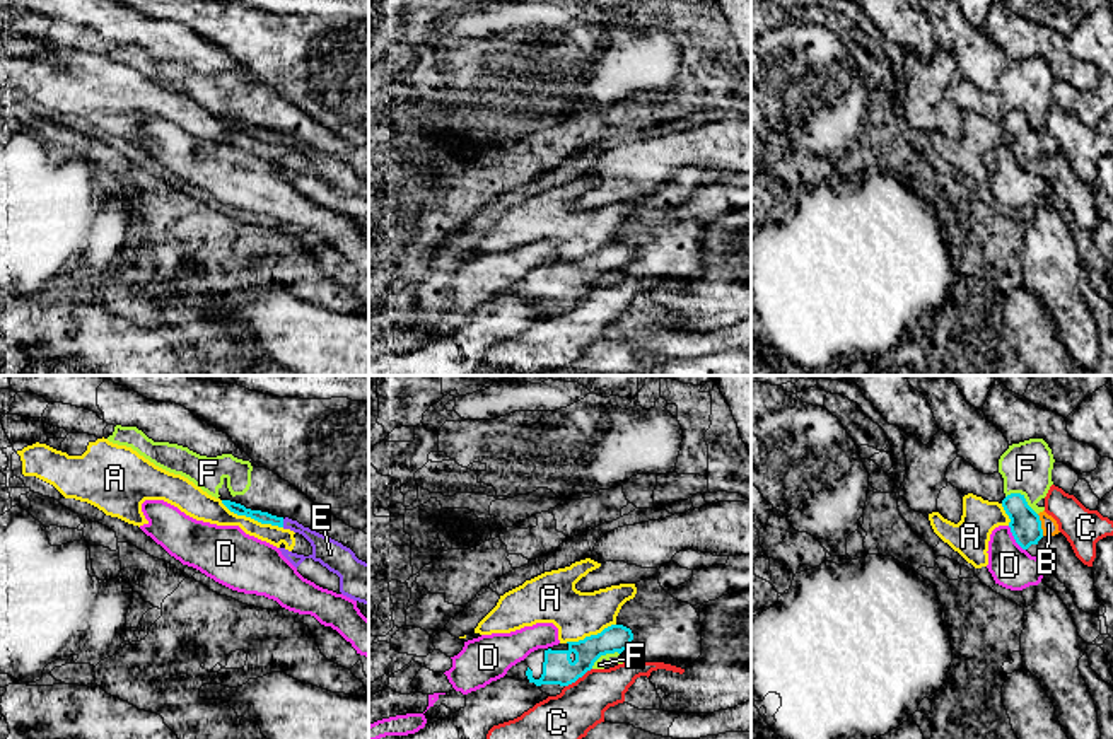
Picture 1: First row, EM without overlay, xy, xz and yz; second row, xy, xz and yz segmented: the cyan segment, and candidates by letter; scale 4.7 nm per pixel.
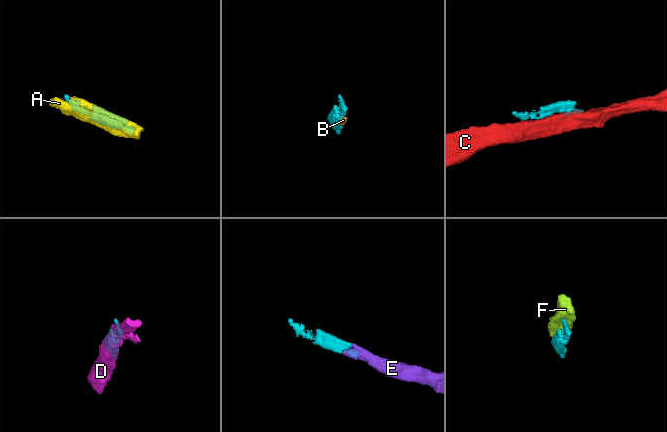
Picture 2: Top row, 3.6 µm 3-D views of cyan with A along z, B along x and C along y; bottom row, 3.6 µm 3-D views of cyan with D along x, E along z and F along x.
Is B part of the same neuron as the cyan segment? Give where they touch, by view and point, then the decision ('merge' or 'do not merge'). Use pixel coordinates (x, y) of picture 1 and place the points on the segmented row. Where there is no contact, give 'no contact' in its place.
yz (1040, 524) | merge

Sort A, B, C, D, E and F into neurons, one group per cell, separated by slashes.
A / B E / C / D / F

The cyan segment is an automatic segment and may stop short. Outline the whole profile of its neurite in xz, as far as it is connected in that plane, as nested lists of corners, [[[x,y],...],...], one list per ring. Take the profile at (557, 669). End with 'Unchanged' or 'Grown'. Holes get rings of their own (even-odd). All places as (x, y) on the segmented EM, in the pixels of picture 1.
[[[611,625],[597,635],[579,642],[558,643],[531,652],[507,671],[507,678],[534,683],[543,693],[556,696],[562,690],[587,671],[606,654],[621,654],[633,640],[630,628]]]. Grown

